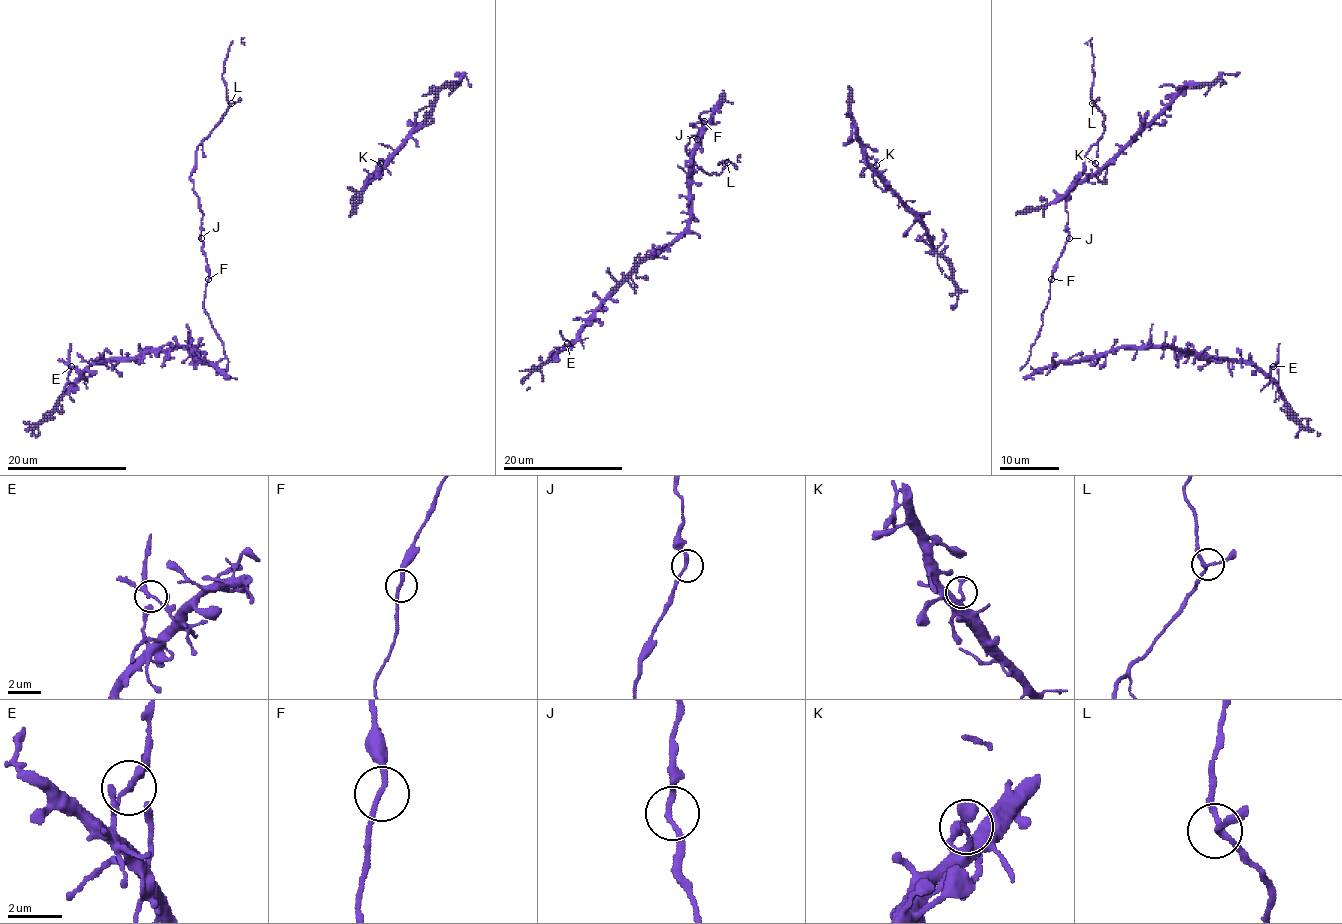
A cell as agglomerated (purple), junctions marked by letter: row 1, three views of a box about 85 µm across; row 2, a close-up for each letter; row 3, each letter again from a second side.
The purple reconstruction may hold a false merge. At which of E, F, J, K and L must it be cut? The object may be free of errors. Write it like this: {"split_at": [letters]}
{"split_at": ["E"]}

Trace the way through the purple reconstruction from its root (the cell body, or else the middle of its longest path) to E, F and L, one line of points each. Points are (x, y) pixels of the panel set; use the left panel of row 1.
E: (201, 232), (208, 273), (204, 309), (228, 366), (202, 361), (193, 348), (105, 358), (81, 373), (71, 366)
F: (201, 232), (208, 279)
L: (201, 232), (199, 197), (190, 179), (195, 151), (231, 103)

